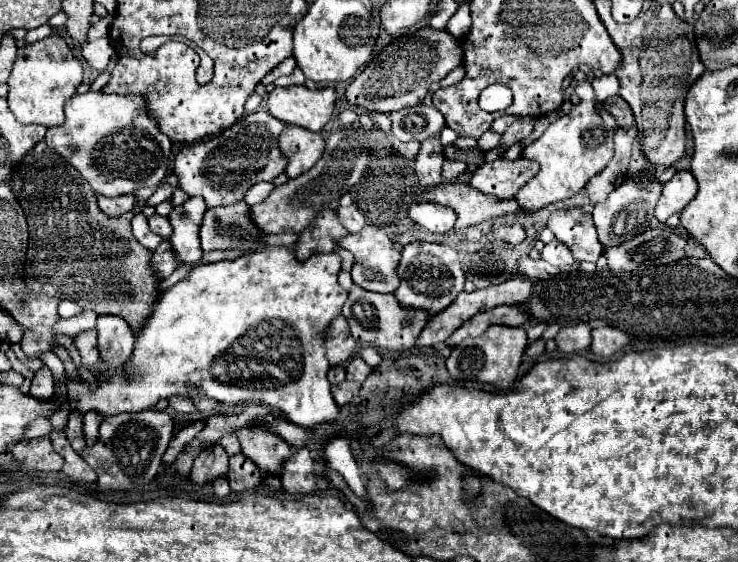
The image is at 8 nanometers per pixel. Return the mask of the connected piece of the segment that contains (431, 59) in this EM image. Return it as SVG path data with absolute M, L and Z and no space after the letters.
M424 26L392 40L366 66L366 70L348 84L346 98L350 104L356 104L368 112L394 112L410 106L422 106L430 94L430 88L440 84L462 62L462 38L452 36L448 30L434 30Z

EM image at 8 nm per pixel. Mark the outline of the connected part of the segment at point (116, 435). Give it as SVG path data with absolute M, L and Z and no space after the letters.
M142 410L134 414L116 414L100 424L98 440L82 450L82 458L96 470L98 484L112 490L132 490L136 486L148 484L160 464L162 456L172 440L174 420L170 414L160 410Z

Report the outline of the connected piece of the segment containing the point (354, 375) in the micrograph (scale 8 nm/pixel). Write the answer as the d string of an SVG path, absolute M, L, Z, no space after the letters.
M352 358L346 366L346 378L348 380L356 380L356 382L364 382L366 376L372 372L372 368L362 360L362 358Z

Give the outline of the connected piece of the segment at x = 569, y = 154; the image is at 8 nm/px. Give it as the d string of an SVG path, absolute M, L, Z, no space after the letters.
M582 80L576 84L574 92L580 98L580 104L572 106L572 110L552 122L544 134L524 148L524 156L540 162L540 172L528 180L516 194L516 200L522 204L524 210L536 212L548 204L568 200L576 192L584 188L584 184L604 170L608 162L614 156L614 128L606 128L598 110L596 110L596 98L592 92L592 84L588 80Z

